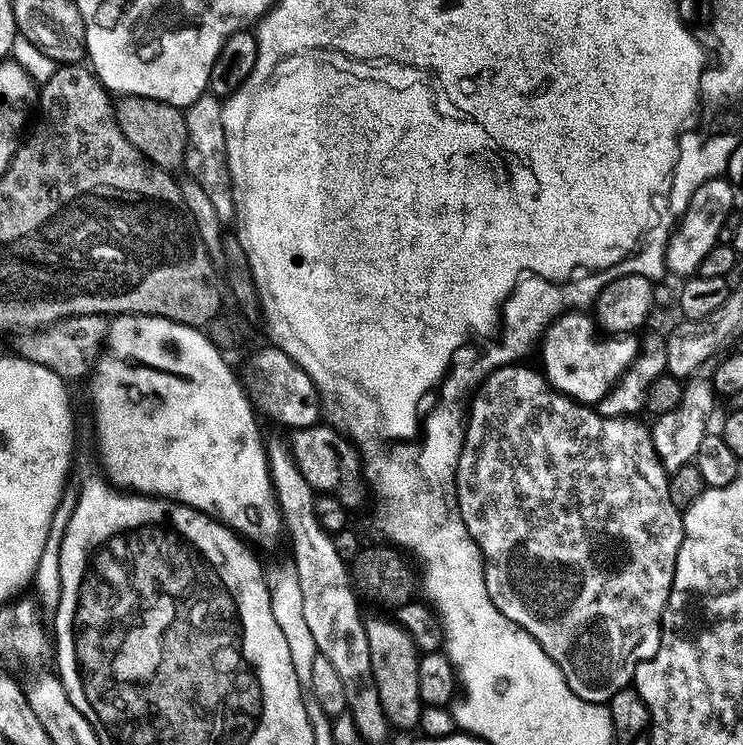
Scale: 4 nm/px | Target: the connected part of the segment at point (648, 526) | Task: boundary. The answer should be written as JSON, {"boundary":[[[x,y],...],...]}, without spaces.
{"boundary":[[[523,363],[507,364],[504,368],[495,368],[480,381],[471,393],[472,405],[466,413],[464,445],[460,451],[460,461],[456,467],[456,506],[458,519],[480,547],[484,558],[484,577],[486,590],[498,606],[498,610],[510,622],[522,626],[536,639],[538,646],[550,654],[550,658],[562,670],[570,690],[591,704],[607,704],[618,694],[618,690],[633,683],[636,668],[646,662],[658,650],[660,645],[660,623],[670,590],[674,582],[674,570],[678,562],[678,550],[684,541],[684,517],[681,509],[670,502],[668,489],[669,473],[660,464],[654,450],[654,442],[649,427],[639,424],[636,418],[604,417],[595,407],[578,404],[568,396],[556,391],[547,380],[543,371],[523,368]]]}

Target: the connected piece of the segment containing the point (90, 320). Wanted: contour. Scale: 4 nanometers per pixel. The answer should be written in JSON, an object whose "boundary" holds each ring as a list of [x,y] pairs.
{"boundary":[[[107,315],[69,316],[67,320],[62,320],[58,324],[49,324],[43,330],[25,335],[18,348],[19,355],[30,362],[54,370],[54,374],[58,374],[66,382],[80,380],[84,375],[85,379],[95,369],[96,362],[106,347],[109,323]]]}

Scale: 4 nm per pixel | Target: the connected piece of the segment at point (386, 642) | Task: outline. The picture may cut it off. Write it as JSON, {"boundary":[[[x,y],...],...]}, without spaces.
{"boundary":[[[372,616],[364,620],[366,639],[370,648],[373,680],[377,684],[382,710],[393,729],[413,728],[420,723],[420,695],[418,694],[418,664],[420,656],[411,634],[397,622],[384,616]]]}

